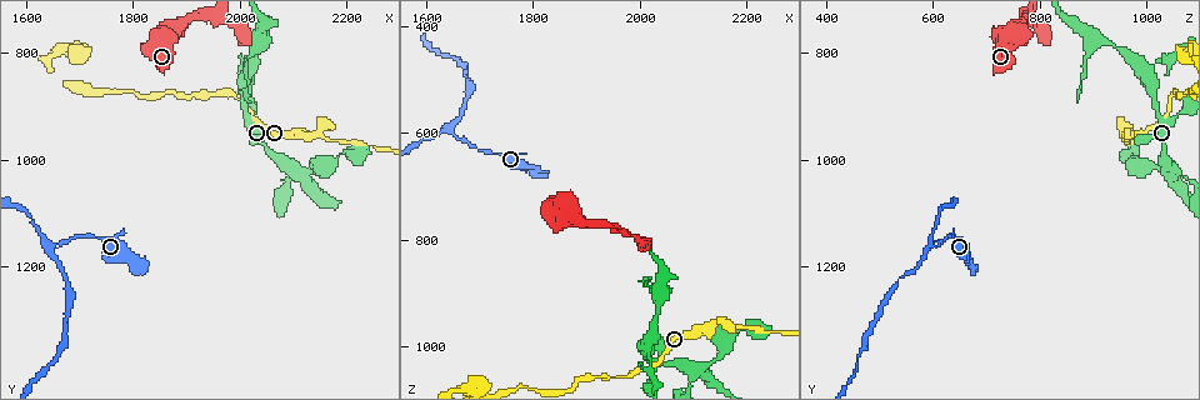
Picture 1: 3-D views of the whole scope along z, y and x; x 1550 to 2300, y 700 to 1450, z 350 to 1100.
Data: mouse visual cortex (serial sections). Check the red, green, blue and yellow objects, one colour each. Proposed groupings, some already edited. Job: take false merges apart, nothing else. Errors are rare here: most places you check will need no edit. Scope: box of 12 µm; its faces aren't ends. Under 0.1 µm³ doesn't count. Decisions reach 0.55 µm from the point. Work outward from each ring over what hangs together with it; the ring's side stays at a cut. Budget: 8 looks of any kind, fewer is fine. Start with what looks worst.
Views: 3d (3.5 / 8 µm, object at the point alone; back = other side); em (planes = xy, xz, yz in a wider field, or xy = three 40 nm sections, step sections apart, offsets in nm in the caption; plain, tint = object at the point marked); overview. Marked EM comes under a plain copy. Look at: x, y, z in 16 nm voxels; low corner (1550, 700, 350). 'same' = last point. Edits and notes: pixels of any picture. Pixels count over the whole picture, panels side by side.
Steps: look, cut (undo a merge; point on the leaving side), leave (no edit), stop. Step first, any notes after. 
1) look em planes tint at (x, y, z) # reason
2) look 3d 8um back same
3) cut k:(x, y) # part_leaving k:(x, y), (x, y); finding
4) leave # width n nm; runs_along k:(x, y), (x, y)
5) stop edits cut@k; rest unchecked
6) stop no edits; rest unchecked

look 3d 3.5um at (2110, 1020, 1045) # four or more arms meet

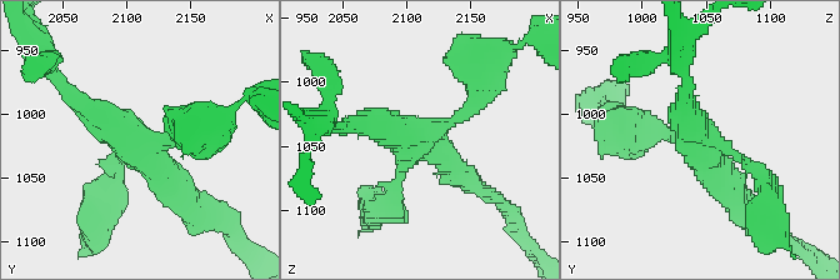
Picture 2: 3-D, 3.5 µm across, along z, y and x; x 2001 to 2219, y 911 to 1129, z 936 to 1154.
look em xy step 1 tint at (2110, 1022, 1040) # arms 4; arm_widths 150, 200, 250, 350 nm; now the EM

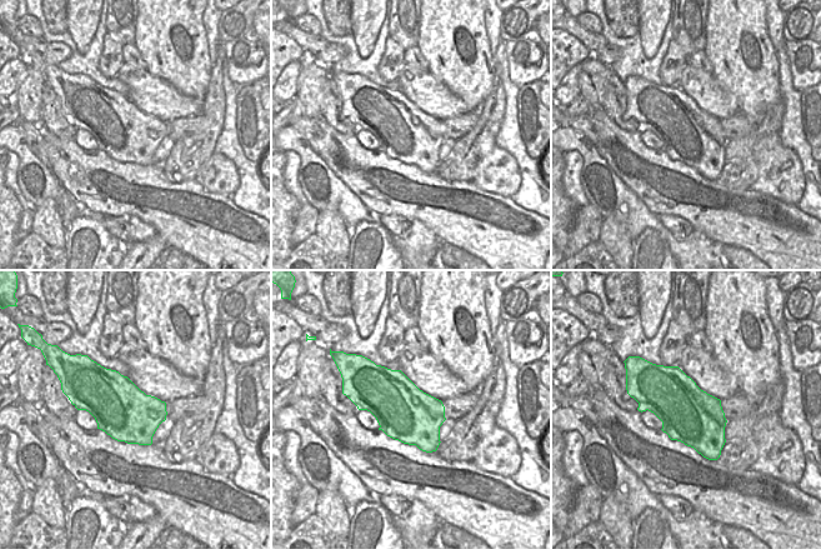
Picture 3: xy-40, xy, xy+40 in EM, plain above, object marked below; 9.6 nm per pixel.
look em xy step 2 tint same # another direction

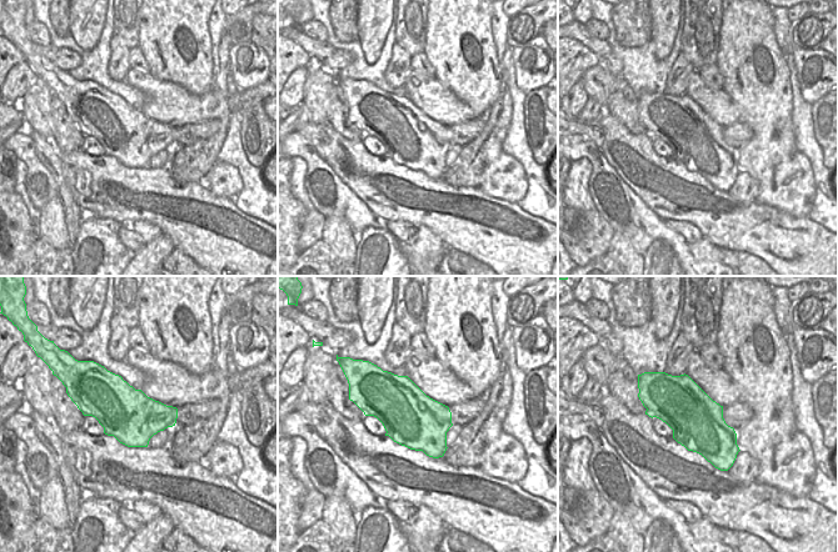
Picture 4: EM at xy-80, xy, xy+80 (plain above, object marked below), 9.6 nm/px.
leave # runs_along 2:(70, 93), (139, 143), (196, 131); all the same cell

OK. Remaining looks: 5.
look 3d 8um back at (1650, 1165, 600) # side arm on a straight run

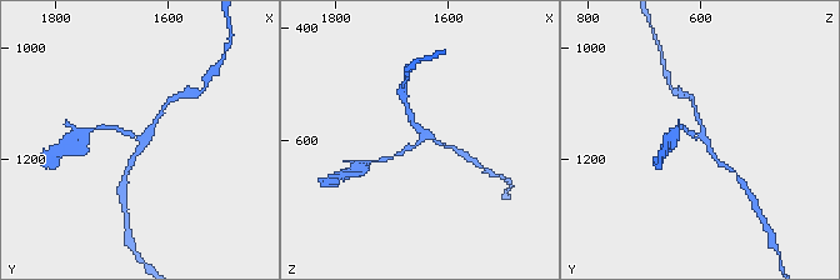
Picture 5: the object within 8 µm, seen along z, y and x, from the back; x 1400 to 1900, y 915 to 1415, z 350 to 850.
look 3d 3.5um back at (1640, 1160, 600) # closer look

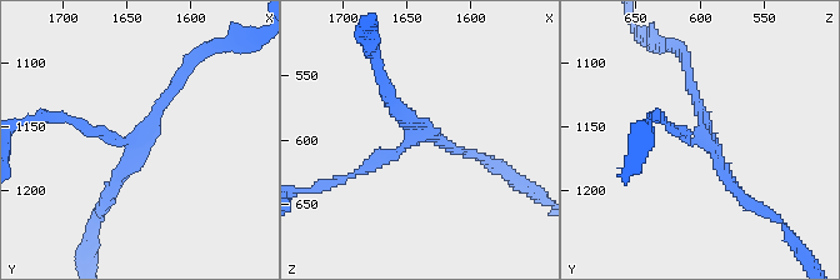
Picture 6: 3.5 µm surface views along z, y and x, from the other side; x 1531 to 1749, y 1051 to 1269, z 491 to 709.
look em xy step 3 tint at (1644, 1162, 598) # arms 3; arm_widths 100, 150, 150 nm; now the EM

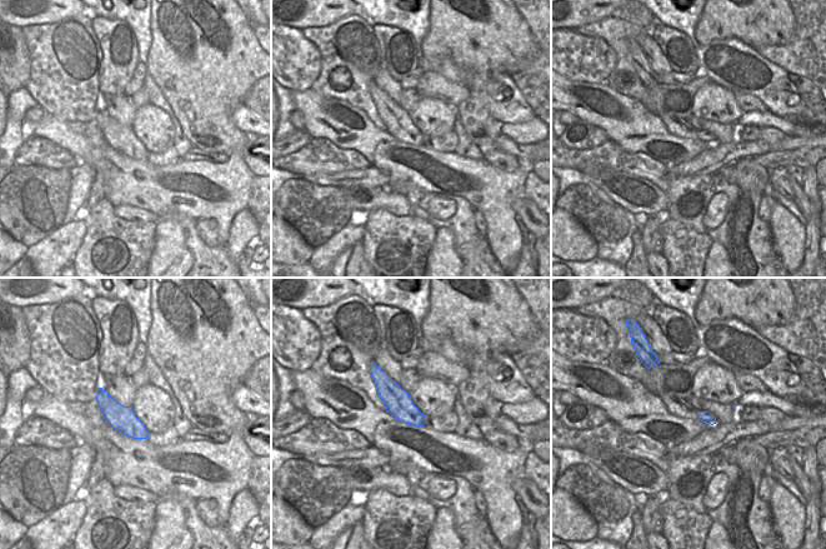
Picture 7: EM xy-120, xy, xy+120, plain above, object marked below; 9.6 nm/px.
leave # one cell here

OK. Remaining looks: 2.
stop no edits; rest unchecked

